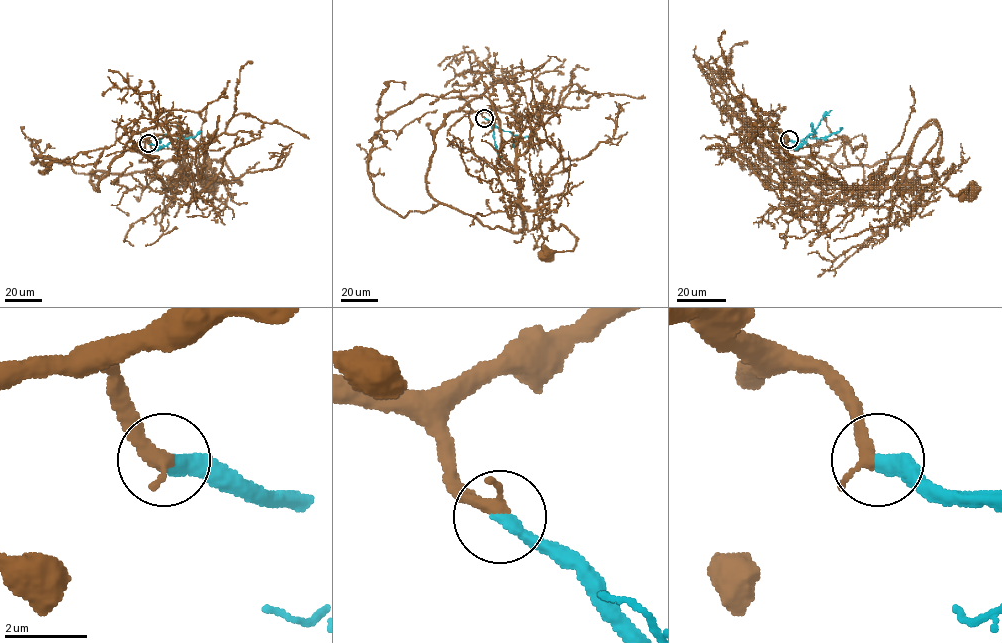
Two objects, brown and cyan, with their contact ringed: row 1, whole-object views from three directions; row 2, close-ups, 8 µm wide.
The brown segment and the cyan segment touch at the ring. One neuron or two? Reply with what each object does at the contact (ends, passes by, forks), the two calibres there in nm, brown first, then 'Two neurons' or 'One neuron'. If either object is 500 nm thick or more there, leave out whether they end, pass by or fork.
At the ring brown ends. At the ring cyan ends. Thickness 400 nm (brown) against 360 nm. One neuron

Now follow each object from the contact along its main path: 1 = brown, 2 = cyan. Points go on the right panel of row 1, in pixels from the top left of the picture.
1: (788, 139), (773, 128), (806, 207), (821, 178), (887, 179), (932, 124), (923, 162), (954, 195), (973, 192)
2: (789, 139), (801, 145), (815, 133), (812, 122)

